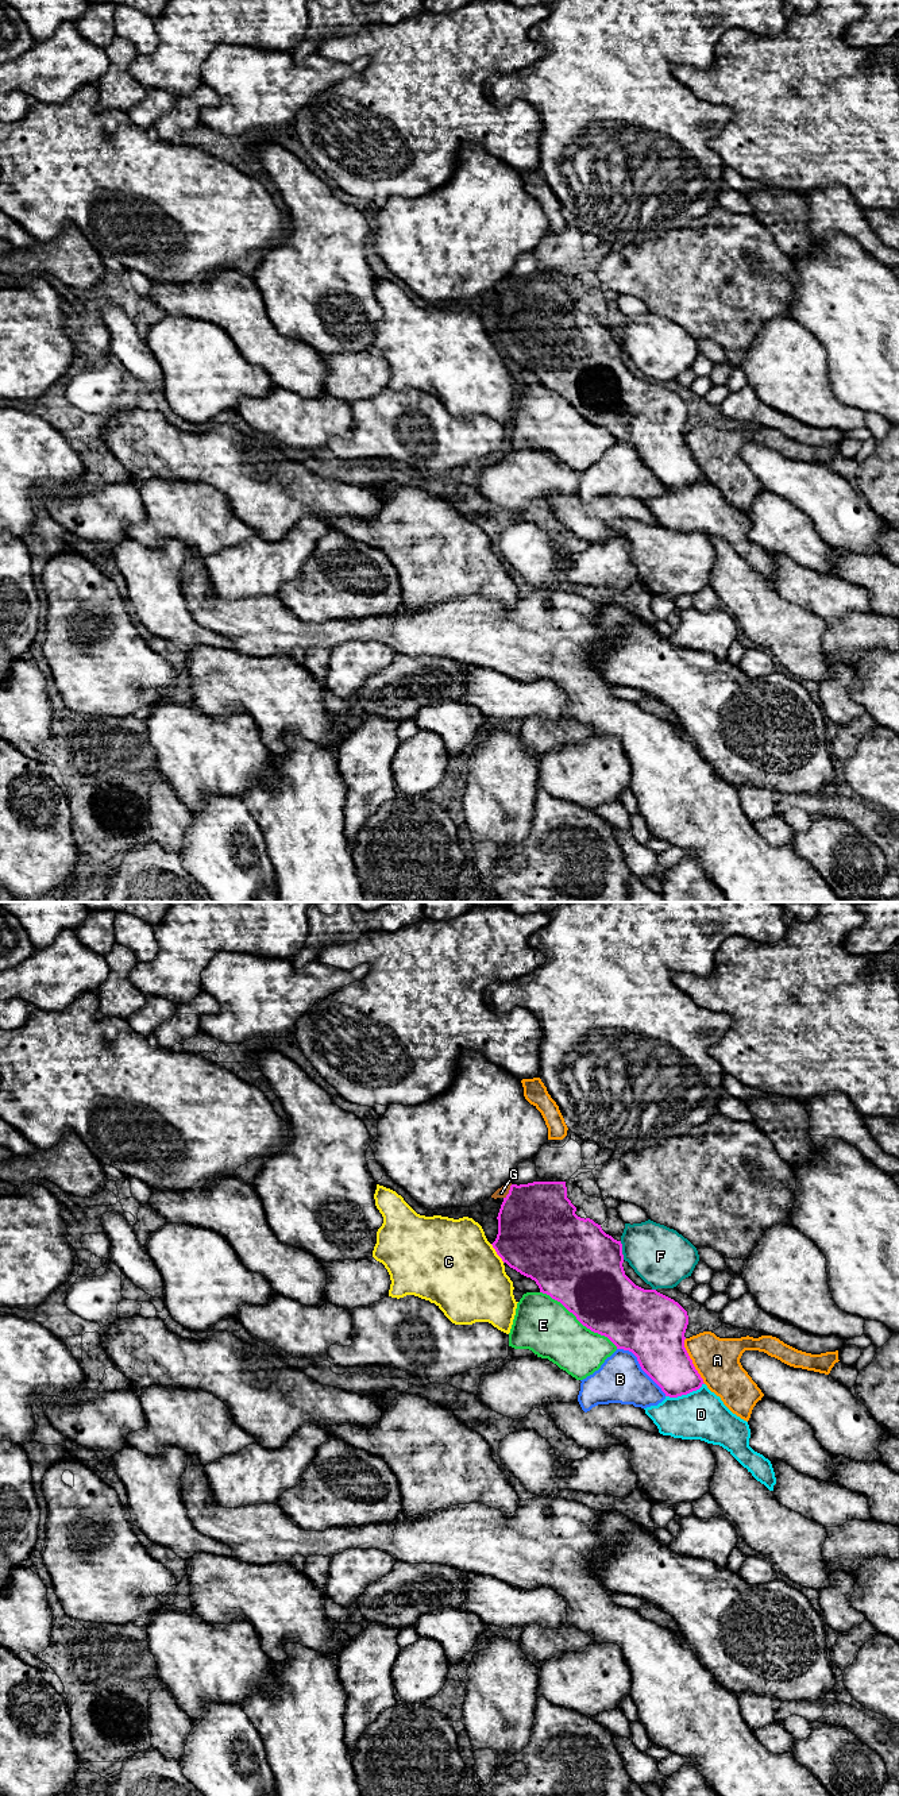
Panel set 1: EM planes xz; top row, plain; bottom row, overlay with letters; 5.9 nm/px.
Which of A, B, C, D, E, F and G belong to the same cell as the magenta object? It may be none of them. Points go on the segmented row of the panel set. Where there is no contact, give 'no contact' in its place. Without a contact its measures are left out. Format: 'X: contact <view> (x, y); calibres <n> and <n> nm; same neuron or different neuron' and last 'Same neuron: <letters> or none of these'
A: contact xz (691, 1361); calibres 320 and 280 nm; different neuron
B: contact xz (640, 1365); calibres 400 and 280 nm; different neuron
C: contact xz (497, 1253); calibres 460 and 480 nm; different neuron
D: contact xz (685, 1394); calibres 280 and 300 nm; different neuron
E: contact xz (579, 1321); calibres 420 and 340 nm; different neuron
F: contact xz (621, 1251); calibres 480 and 360 nm; different neuron
G: contact xz (509, 1191); calibres 460 and 60 nm; same neuron
Same neuron: G

